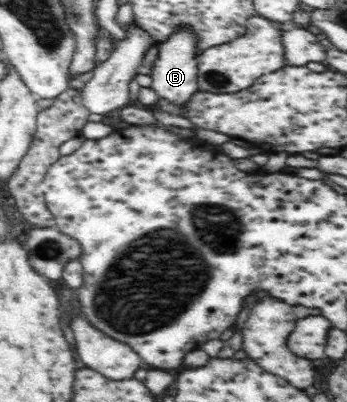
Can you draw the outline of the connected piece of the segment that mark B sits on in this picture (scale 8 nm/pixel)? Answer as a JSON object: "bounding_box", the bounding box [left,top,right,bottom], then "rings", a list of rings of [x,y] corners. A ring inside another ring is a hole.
{"bounding_box":[152,28,198,110],"rings":[[[181,28],[181,30],[171,34],[165,42],[158,45],[158,59],[154,63],[152,84],[154,91],[157,91],[158,100],[166,100],[168,104],[174,106],[184,106],[180,110],[187,108],[187,102],[194,92],[198,91],[197,75],[198,66],[196,54],[196,36],[192,30]]]}

